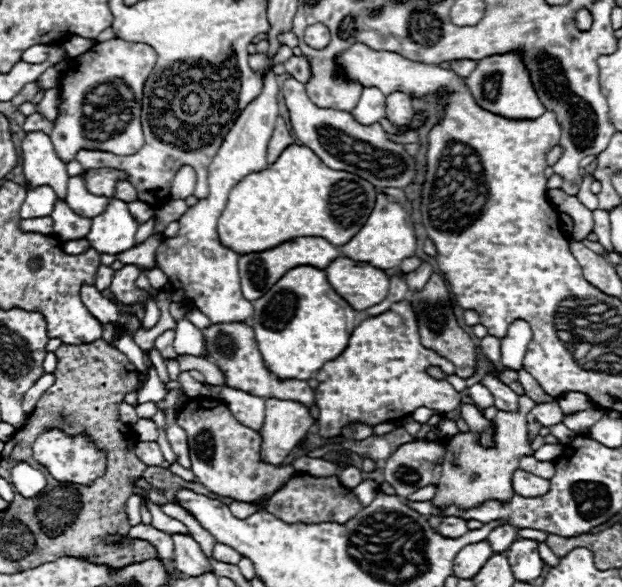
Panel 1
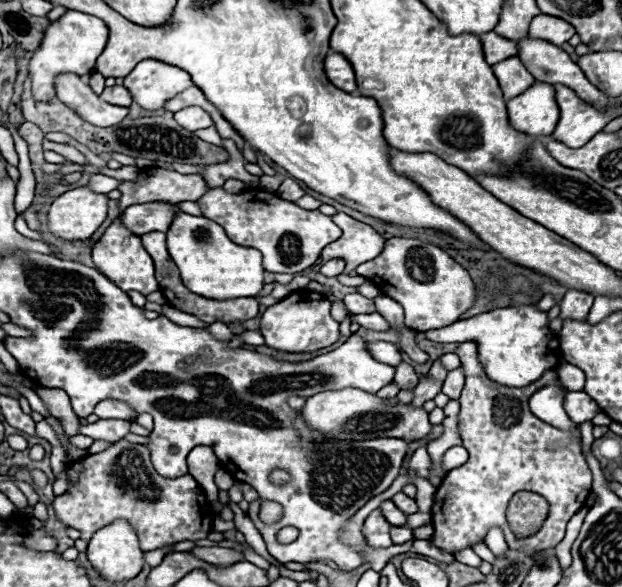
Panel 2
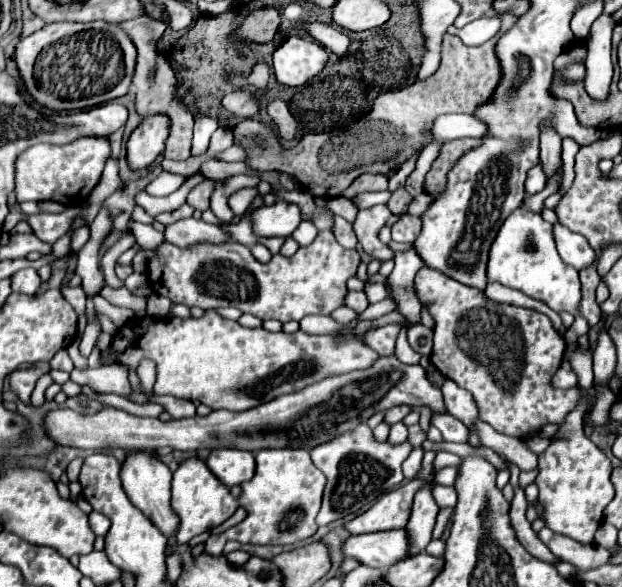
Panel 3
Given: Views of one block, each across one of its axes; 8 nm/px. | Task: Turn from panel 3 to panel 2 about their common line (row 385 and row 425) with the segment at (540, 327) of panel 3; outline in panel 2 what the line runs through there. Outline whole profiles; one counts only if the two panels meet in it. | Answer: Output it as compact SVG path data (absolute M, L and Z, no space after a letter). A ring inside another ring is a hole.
M460 344L456 354L460 356L466 374L466 384L458 398L458 430L470 458L466 464L452 468L434 494L434 536L430 542L448 554L456 554L482 544L490 528L500 528L508 546L522 550L528 556L536 550L556 546L566 534L568 520L584 506L592 490L592 472L588 470L588 464L584 462L580 446L572 434L542 422L528 410L530 394L556 380L554 370L546 370L542 378L528 386L512 388L492 382L486 376L476 350L464 350L464 344ZM520 490L536 492L550 504L550 514L544 526L538 534L526 540L516 540L506 522L506 506Z

